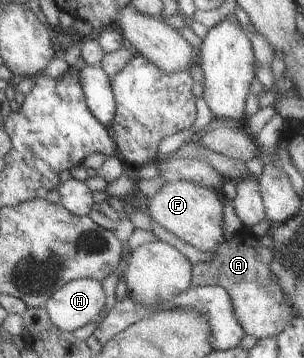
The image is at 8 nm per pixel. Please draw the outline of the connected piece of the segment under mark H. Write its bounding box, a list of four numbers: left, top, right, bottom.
[39,279,105,332]

